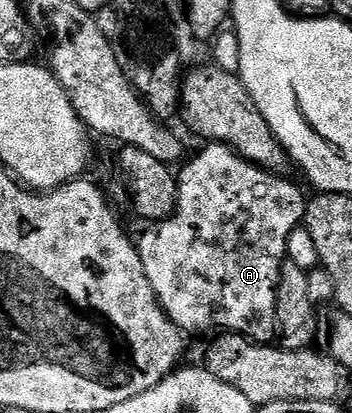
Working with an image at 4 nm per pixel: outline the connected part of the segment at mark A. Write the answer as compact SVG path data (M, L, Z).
M207 142L203 147L203 151L182 172L180 170L177 172L178 210L169 219L147 226L148 229L143 233L142 240L140 238L137 240L136 246L142 257L142 264L148 273L150 284L155 293L158 294L158 302L166 310L170 319L182 328L183 332L233 333L235 335L246 335L249 339L260 343L270 343L273 340L273 335L275 338L276 332L279 330L278 286L281 281L283 264L287 261L288 237L292 237L292 233L297 227L303 226L308 204L307 196L302 196L301 189L292 180L285 179L287 177L285 174L267 171L263 167L250 163L225 143Z

